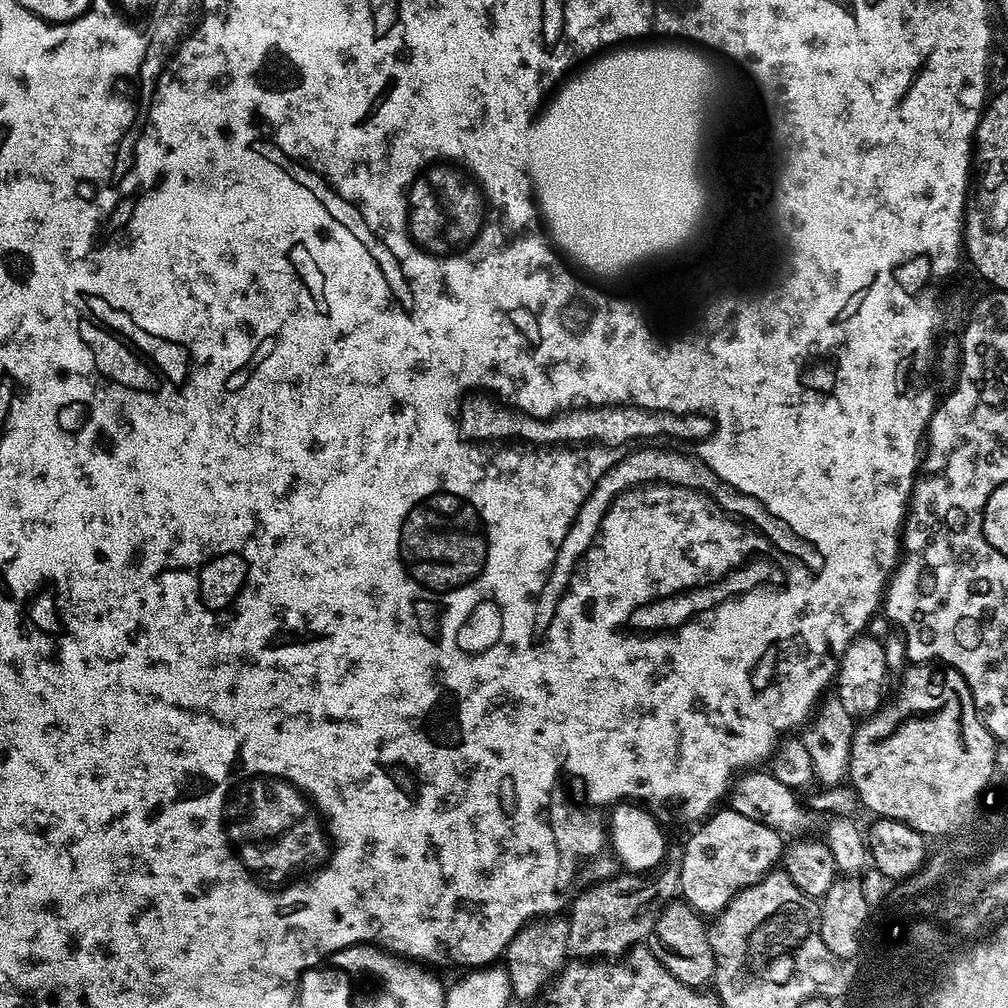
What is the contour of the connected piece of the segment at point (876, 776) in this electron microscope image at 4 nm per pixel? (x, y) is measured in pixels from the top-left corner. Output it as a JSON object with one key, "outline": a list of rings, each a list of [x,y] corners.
{"outline":[[[961,679],[949,683],[946,690],[948,704],[938,714],[922,720],[922,724],[918,724],[918,714],[930,714],[934,710],[930,710],[930,704],[915,708],[912,715],[906,718],[906,726],[910,726],[910,730],[898,732],[896,724],[894,730],[886,734],[886,738],[873,740],[862,740],[858,733],[853,734],[847,779],[856,792],[859,803],[863,807],[865,804],[873,812],[873,817],[897,820],[923,836],[927,832],[944,832],[944,829],[953,828],[953,825],[959,822],[963,814],[961,805],[965,805],[970,798],[980,800],[983,788],[992,784],[992,771],[998,747],[992,733],[981,722],[974,726],[970,724],[970,732],[958,732],[958,698],[952,698],[952,694],[966,694],[967,688],[968,683]]]}

